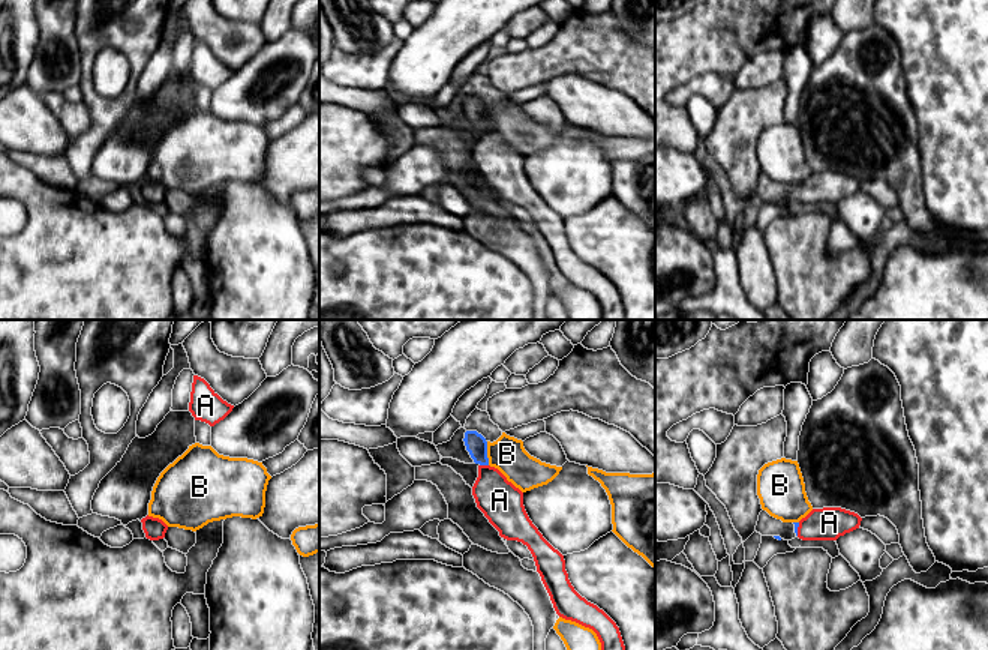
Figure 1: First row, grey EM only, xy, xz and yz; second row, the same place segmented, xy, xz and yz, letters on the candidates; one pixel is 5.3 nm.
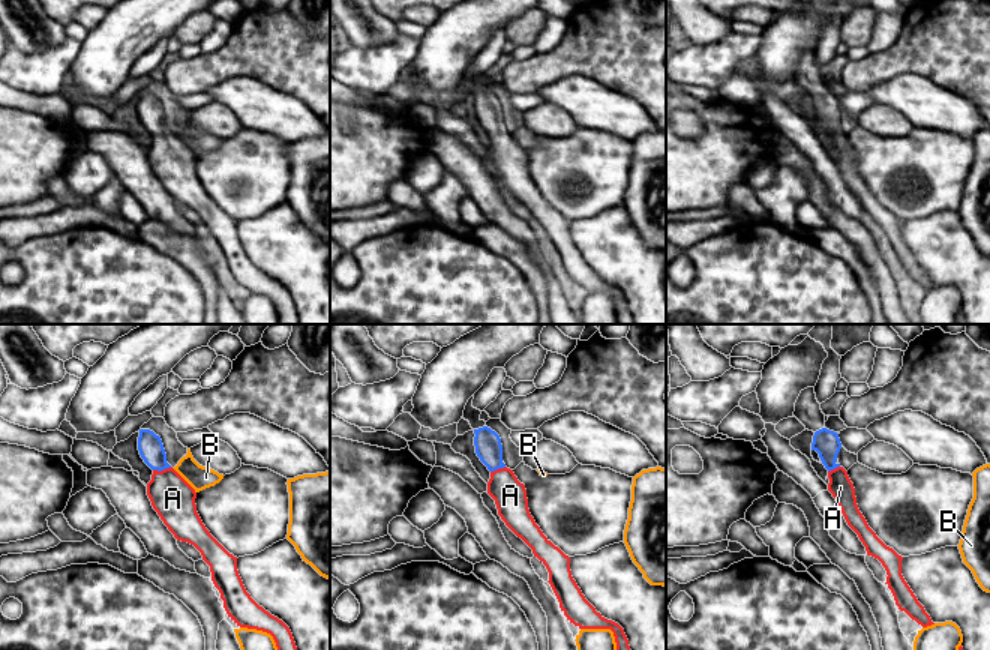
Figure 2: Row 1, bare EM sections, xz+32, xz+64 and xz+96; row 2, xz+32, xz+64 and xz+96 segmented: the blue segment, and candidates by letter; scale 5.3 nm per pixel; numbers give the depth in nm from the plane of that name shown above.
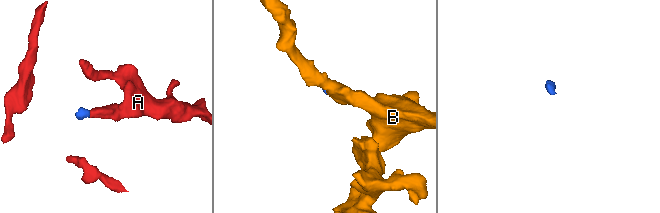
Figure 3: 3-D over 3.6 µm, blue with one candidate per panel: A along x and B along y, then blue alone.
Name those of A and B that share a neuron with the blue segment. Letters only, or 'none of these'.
A

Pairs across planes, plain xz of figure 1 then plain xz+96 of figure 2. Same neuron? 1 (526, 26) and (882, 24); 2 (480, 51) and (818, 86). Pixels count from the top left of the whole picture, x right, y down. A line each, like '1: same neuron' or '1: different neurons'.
1: different neurons
2: different neurons

